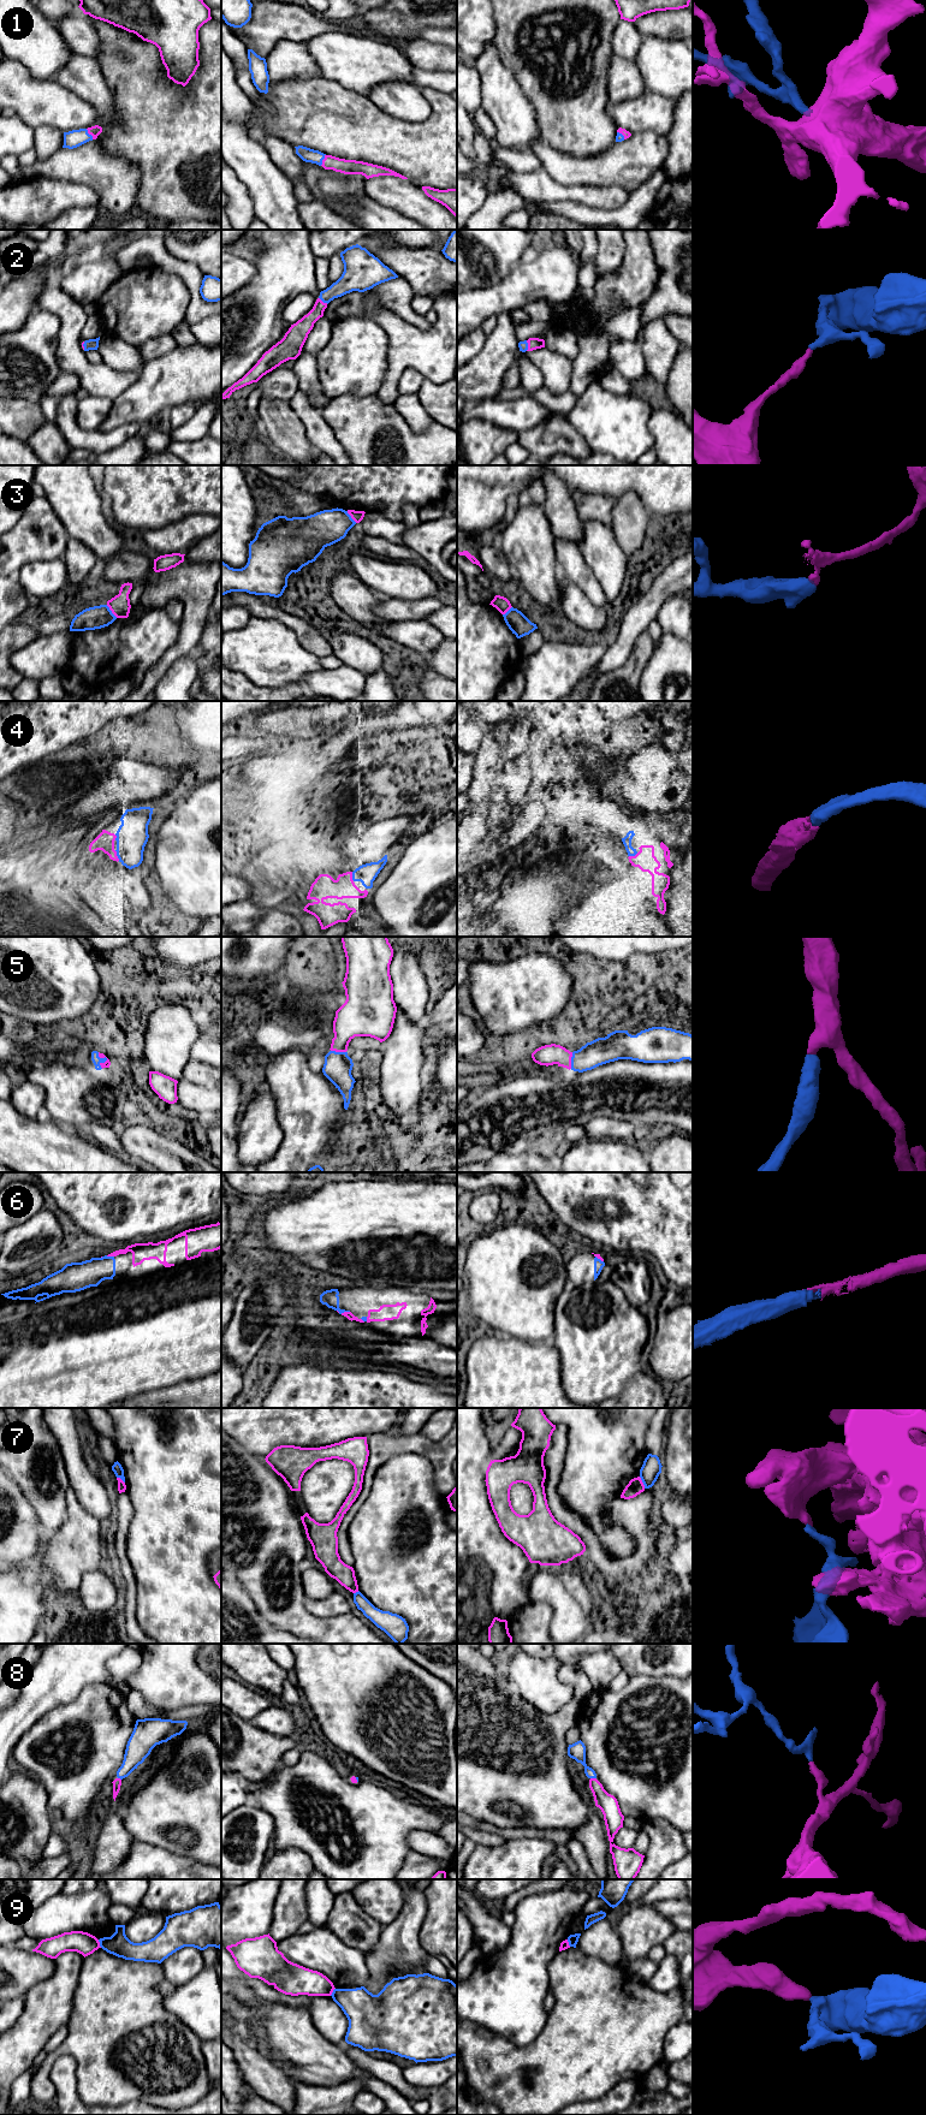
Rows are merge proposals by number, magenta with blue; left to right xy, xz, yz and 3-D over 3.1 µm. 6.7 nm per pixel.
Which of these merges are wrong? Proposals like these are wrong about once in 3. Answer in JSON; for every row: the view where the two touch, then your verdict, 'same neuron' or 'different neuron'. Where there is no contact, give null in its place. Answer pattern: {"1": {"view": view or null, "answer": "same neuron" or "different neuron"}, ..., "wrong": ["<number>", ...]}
{"1": {"view": "xy", "answer": "same neuron"}, "2": {"view": "yz", "answer": "same neuron"}, "3": {"view": "xy", "answer": "different neuron"}, "4": {"view": "xy", "answer": "same neuron"}, "5": {"view": "xy", "answer": "same neuron"}, "6": {"view": "xz", "answer": "same neuron"}, "7": {"view": "yz", "answer": "different neuron"}, "8": {"view": "yz", "answer": "same neuron"}, "9": {"view": "xy", "answer": "different neuron"}, "wrong": ["3", "7", "9"]}

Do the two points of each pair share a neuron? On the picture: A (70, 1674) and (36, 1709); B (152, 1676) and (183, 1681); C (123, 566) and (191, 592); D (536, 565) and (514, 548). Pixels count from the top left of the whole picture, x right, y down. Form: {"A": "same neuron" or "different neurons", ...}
{"A": "same neuron", "B": "same neuron", "C": "different neurons", "D": "same neuron"}

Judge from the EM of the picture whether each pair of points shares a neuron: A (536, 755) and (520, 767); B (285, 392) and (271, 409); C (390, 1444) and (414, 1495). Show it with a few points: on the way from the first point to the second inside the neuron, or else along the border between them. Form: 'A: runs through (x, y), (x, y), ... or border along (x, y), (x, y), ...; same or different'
A: border along (527, 753), (530, 766), (535, 772); different
B: border along (261, 398), (269, 397), (289, 402); different
C: border along (422, 1455), (413, 1453), (391, 1454), (375, 1474); different

